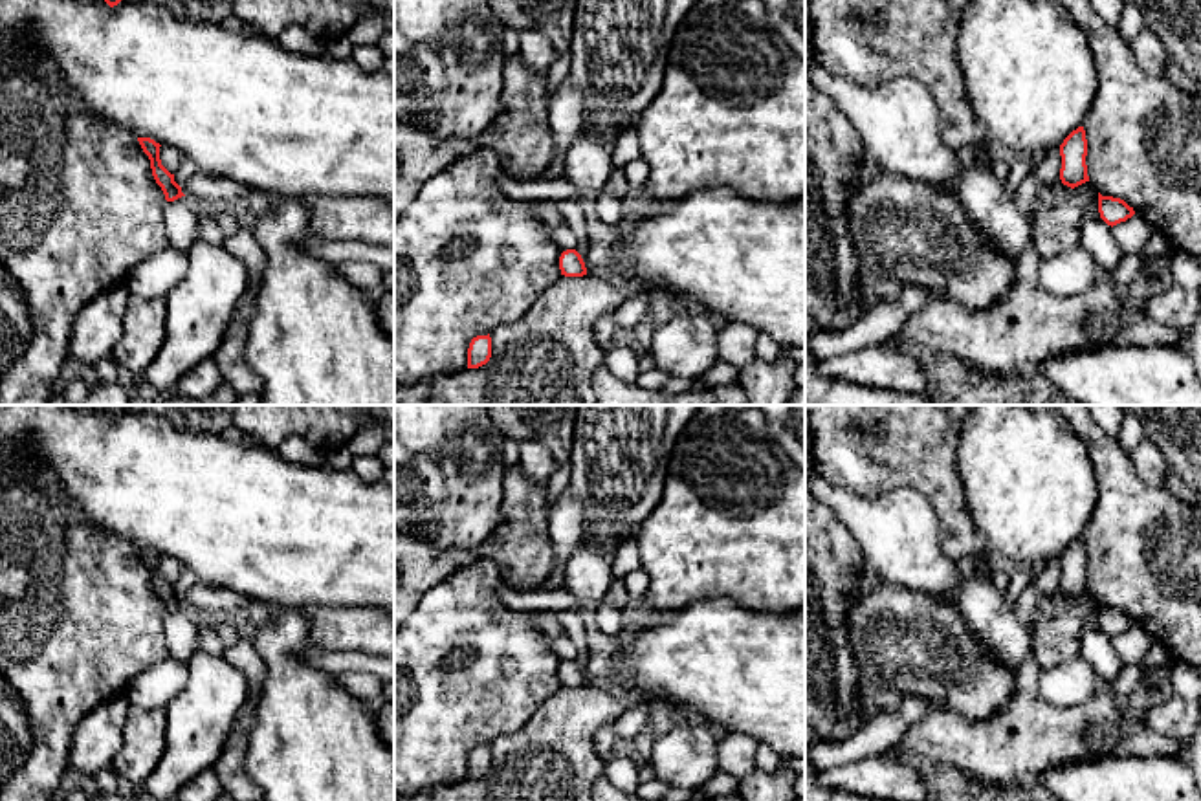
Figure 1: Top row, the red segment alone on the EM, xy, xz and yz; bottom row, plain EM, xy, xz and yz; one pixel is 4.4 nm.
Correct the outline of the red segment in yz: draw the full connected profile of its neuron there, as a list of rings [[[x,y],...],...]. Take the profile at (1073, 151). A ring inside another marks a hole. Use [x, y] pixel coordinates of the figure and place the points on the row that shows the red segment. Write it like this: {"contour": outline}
{"contour": [[[1078,126],[1063,139],[1063,143],[1060,145],[1060,156],[1062,156],[1060,180],[1063,185],[1074,189],[1089,181],[1085,165],[1087,139],[1084,126]]]}

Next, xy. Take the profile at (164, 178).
{"contour": [[[138,137],[143,152],[149,156],[150,159],[150,169],[152,169],[152,176],[156,180],[156,183],[161,187],[165,200],[167,202],[174,202],[182,196],[185,196],[182,192],[182,187],[174,181],[174,174],[171,174],[160,159],[160,143],[156,143],[150,137]]]}

